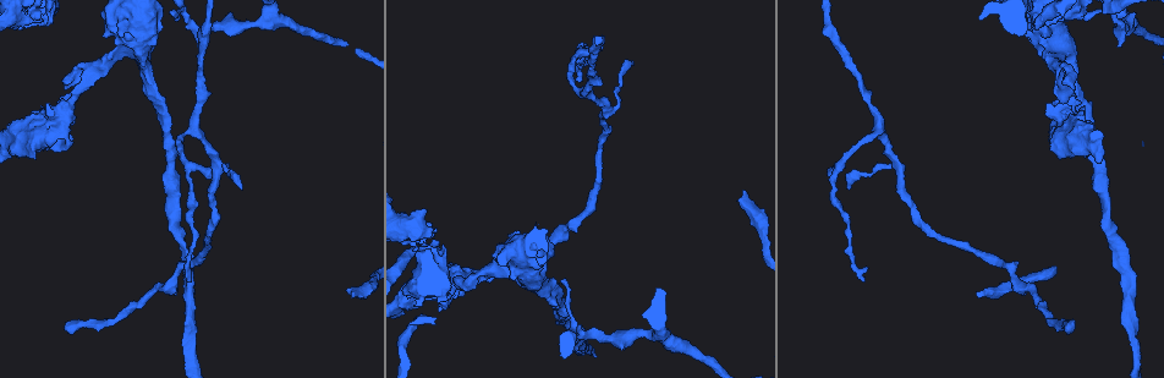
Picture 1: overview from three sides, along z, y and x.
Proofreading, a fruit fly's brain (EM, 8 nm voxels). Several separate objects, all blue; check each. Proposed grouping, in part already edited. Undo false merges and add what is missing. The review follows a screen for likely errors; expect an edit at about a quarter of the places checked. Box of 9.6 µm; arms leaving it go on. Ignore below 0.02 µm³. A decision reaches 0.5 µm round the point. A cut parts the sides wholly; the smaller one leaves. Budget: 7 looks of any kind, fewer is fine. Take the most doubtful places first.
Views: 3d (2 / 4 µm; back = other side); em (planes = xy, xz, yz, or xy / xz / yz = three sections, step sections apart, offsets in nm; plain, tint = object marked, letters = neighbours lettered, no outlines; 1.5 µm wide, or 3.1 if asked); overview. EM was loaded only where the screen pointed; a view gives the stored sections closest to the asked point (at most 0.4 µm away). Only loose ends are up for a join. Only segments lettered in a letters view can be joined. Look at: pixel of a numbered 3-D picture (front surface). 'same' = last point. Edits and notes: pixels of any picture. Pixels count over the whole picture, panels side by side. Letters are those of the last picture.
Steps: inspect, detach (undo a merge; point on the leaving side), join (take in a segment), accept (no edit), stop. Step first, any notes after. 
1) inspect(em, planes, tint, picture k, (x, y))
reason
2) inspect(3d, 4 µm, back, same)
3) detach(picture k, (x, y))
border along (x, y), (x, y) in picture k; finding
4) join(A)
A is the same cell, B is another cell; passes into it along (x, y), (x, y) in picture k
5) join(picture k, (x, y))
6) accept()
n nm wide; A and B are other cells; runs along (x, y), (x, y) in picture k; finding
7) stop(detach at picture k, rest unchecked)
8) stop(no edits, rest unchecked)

inspect(em, planes, letters, picture 1, (744, 190))
an open end

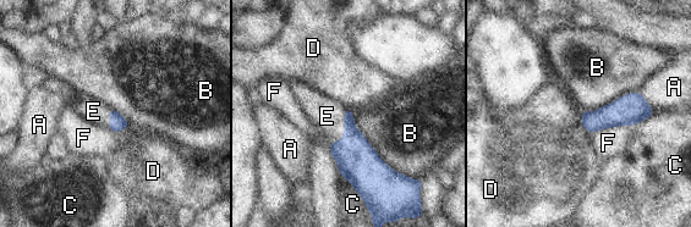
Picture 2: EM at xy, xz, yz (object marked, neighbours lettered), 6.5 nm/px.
join(E)
E is the same cell, A, B, C, D and F are other cells; passes into it along (357, 161), (344, 131), (327, 116) in picture 2; the cell continues

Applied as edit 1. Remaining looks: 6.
inspect(3d, 2 µm, back, picture 1, (466, 267))
branch stops here

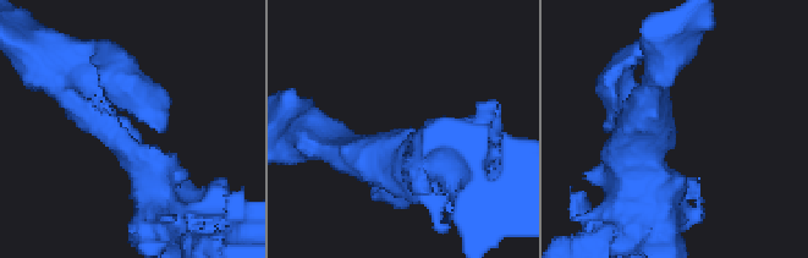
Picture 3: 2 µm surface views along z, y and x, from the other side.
inspect(em, planes, letters, picture 3, (138, 140))
need the tissue

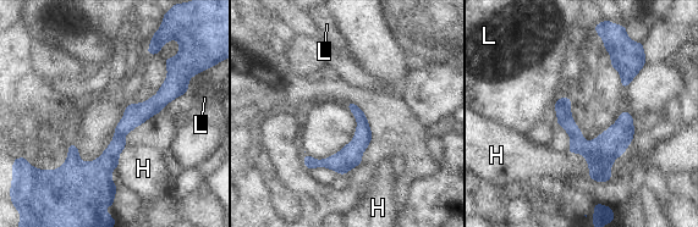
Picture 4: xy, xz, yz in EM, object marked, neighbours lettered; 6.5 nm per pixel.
accept()
H touches over 220 nm; H and L are other cells; no lettered segment goes on from it

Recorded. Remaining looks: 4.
stop(join at picture 2, rest unchecked)

